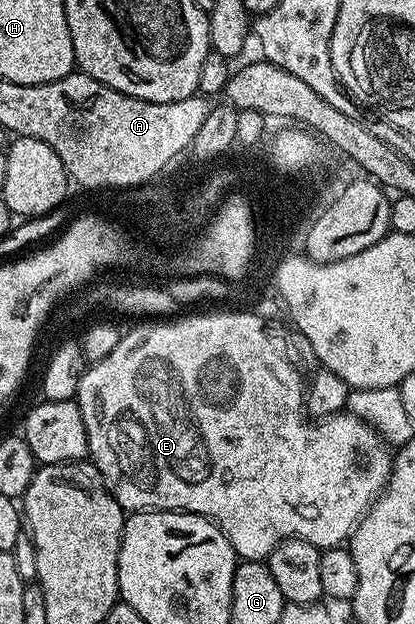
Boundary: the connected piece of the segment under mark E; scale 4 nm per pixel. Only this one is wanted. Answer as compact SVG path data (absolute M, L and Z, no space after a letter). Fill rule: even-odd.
M234 308L198 312L202 314L186 312L173 320L139 321L131 325L134 327L130 331L127 329L123 333L120 344L116 344L116 348L112 348L104 360L85 367L76 401L88 432L89 461L102 473L102 481L122 505L123 511L177 510L199 514L222 529L235 554L242 560L269 559L285 538L303 538L319 548L343 545L353 535L354 527L362 521L363 514L370 509L370 503L386 488L392 469L391 447L373 426L352 413L341 412L330 417L319 417L317 421L311 420L304 409L304 382L302 386L297 368L278 351L277 344L270 339L266 331L267 323L257 313L230 309Z

